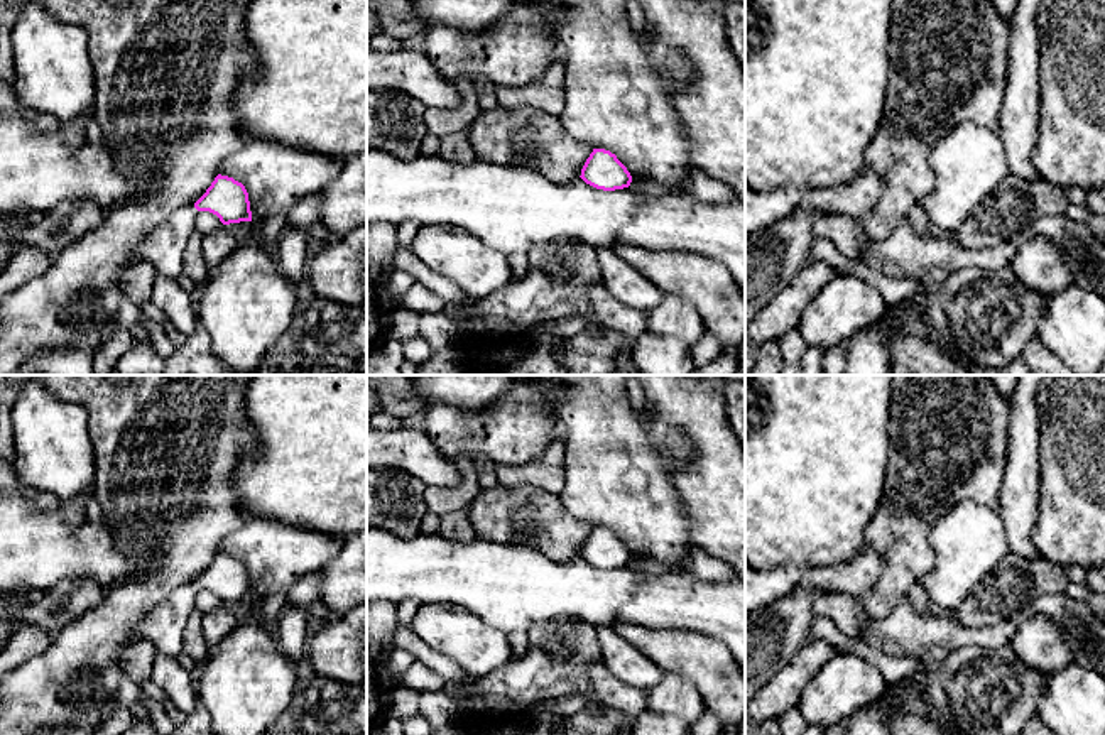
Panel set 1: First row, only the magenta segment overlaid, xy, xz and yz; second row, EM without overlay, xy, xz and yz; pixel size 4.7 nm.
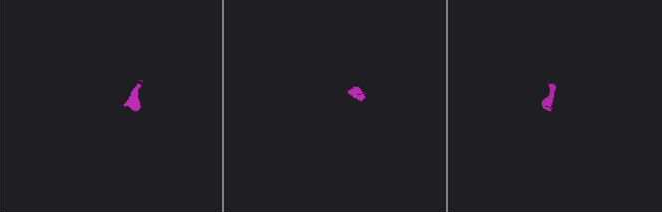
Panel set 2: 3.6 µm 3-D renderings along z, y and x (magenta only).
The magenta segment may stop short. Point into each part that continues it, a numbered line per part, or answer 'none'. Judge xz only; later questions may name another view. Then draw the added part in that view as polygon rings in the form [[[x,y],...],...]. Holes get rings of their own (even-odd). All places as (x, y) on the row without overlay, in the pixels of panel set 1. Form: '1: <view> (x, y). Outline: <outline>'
none

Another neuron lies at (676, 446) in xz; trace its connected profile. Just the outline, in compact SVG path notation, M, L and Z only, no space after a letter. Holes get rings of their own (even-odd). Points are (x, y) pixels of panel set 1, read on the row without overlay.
M678 429L667 433L667 436L664 438L664 444L661 446L661 451L678 461L688 461L694 458L694 448Z

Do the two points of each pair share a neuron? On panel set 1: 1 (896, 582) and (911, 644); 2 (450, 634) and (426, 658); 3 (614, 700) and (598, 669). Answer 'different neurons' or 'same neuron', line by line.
1: different neurons
2: different neurons
3: same neuron

